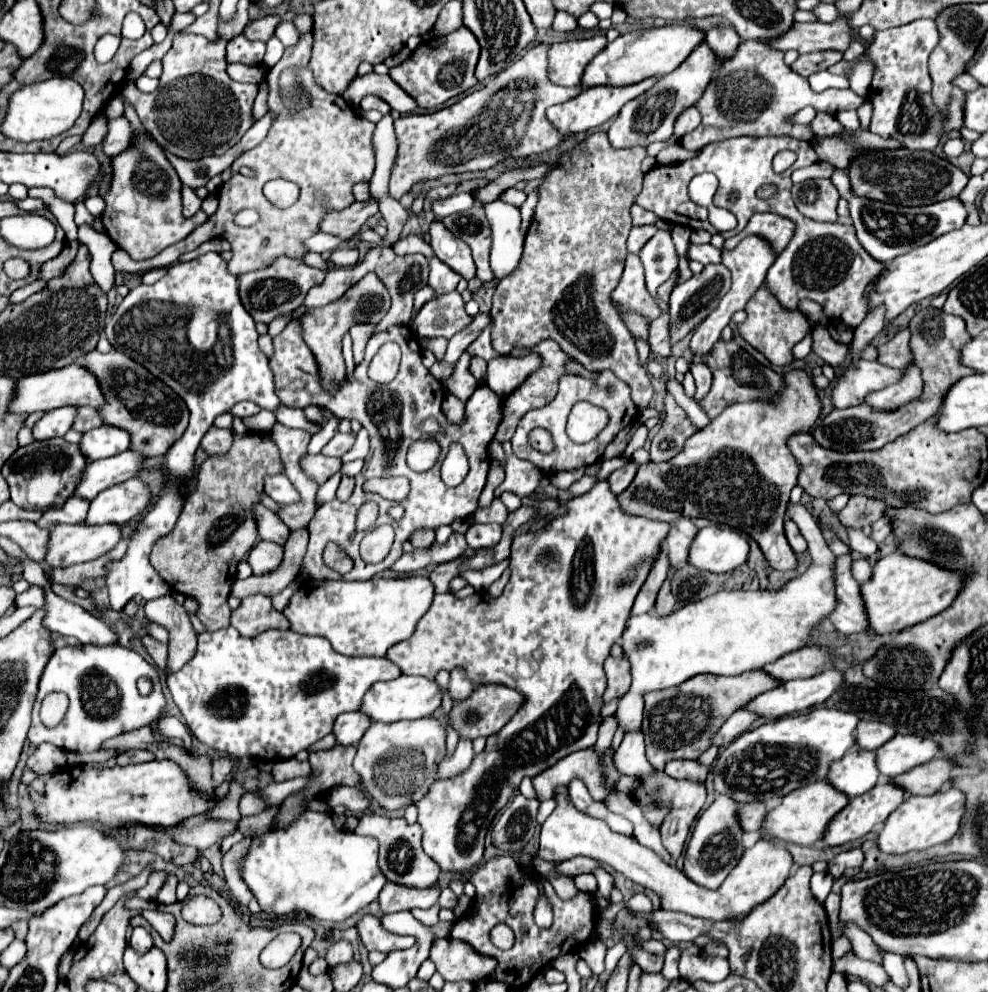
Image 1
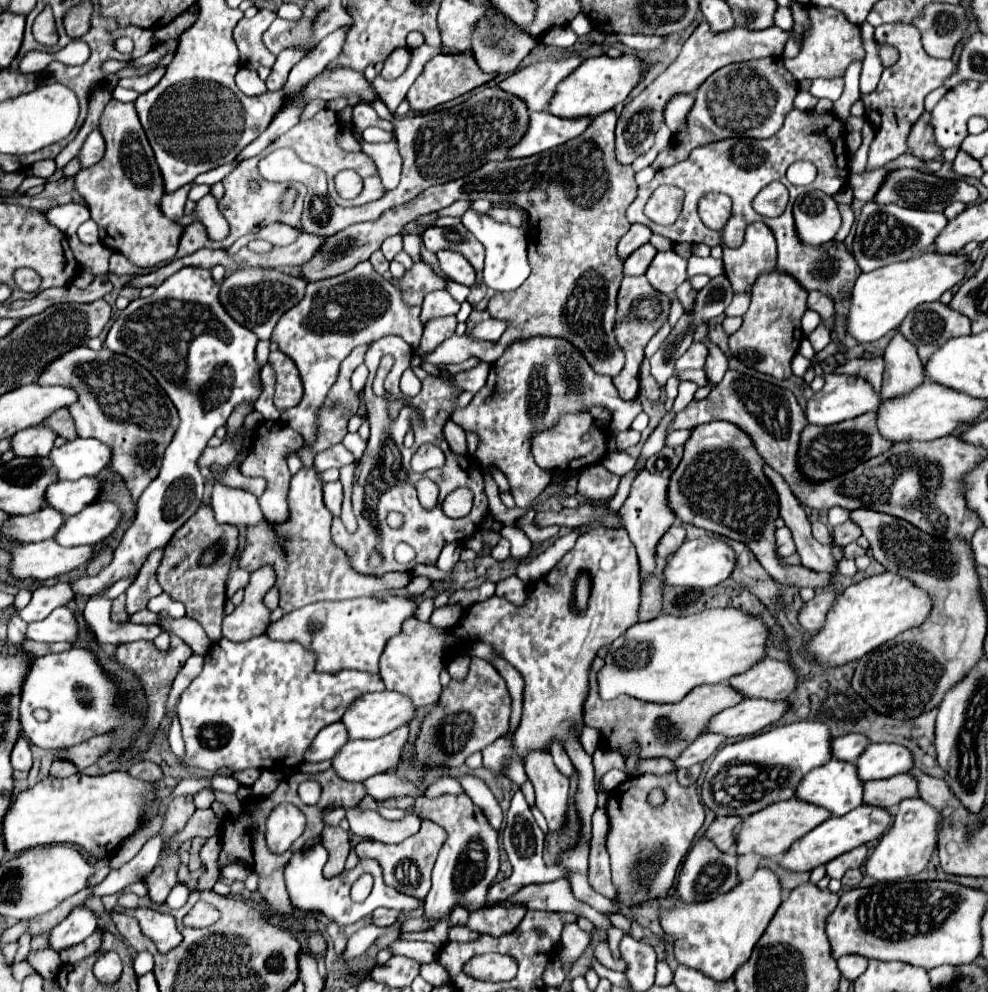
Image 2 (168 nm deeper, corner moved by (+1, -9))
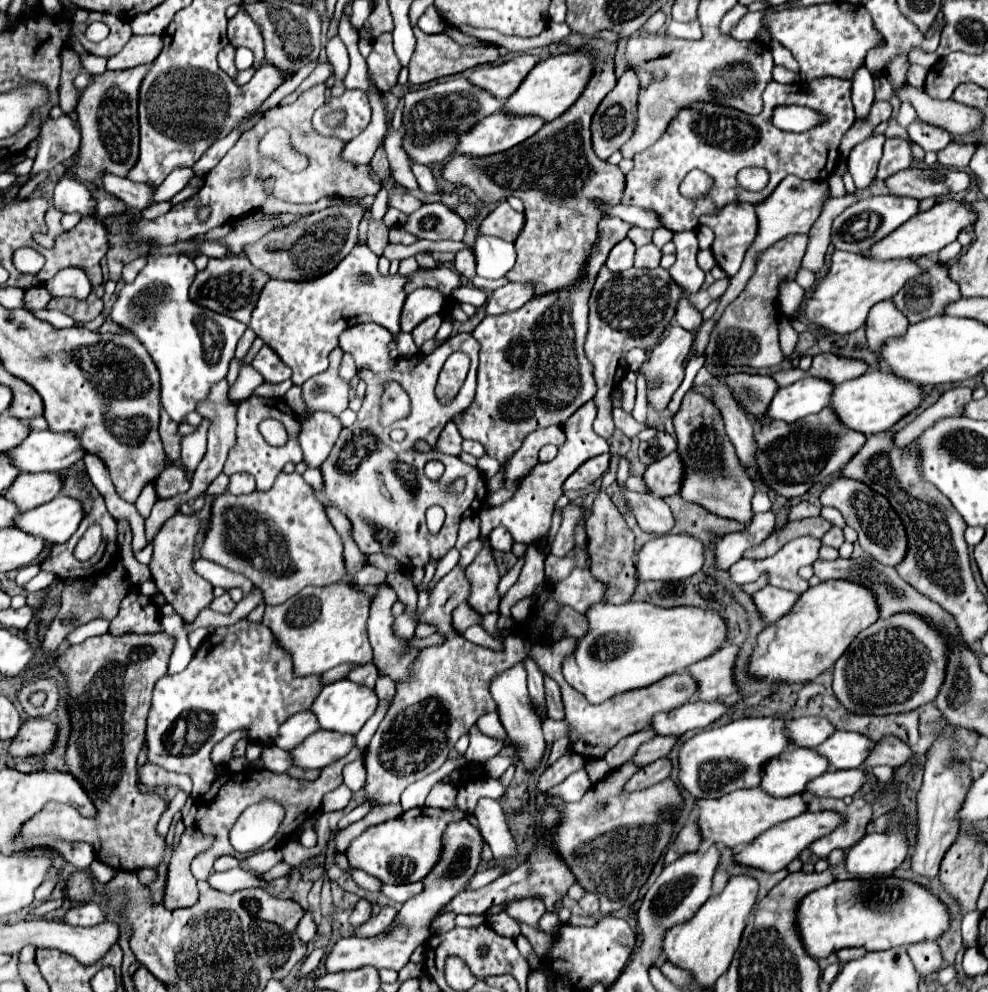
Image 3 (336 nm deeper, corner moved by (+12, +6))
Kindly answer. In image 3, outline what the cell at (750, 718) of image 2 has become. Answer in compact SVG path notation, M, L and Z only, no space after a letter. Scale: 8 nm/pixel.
M688 702L672 712L660 712L652 720L652 728L658 734L676 734L682 736L688 730L706 728L714 724L718 718L726 716L732 706L726 706L722 702Z

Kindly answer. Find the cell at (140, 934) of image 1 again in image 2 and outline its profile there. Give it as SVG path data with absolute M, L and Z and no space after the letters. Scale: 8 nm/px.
M137 953L133 965L135 965L137 975L149 973L149 971L153 971L153 955L151 953Z

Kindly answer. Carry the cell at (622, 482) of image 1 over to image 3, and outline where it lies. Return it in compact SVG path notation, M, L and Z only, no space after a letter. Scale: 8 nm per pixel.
M602 454L602 456L594 456L590 460L586 460L582 466L576 468L574 474L568 476L568 480L564 484L564 490L582 490L582 488L588 488L604 472L608 472L608 464L610 464L610 454Z

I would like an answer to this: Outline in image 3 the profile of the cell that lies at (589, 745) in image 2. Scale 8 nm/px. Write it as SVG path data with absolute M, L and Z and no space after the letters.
M546 720L546 724L542 724L542 728L544 728L544 740L548 742L548 744L552 744L552 742L556 742L556 740L560 740L560 738L568 738L568 726L566 726L568 722L564 722L564 720L560 720L560 722L554 722L554 720Z

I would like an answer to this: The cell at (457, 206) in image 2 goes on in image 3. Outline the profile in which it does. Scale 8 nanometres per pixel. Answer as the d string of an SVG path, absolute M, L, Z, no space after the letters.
M402 192L402 194L396 194L396 196L388 198L388 204L394 206L394 208L398 208L398 210L402 210L402 212L406 212L406 214L410 214L416 208L422 206L422 202L418 198L414 198L414 196L410 196L408 192Z

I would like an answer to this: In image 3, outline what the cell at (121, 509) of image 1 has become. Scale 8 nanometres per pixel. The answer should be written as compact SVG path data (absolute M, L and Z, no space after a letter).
M58 496L34 510L18 516L16 526L34 536L42 536L48 544L66 542L84 518L84 506L76 498Z

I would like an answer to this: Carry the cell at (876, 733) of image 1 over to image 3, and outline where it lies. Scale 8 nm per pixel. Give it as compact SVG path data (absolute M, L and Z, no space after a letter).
M798 718L790 720L788 726L790 736L794 736L796 746L806 746L806 748L818 748L828 736L834 734L834 724L830 724L826 718Z

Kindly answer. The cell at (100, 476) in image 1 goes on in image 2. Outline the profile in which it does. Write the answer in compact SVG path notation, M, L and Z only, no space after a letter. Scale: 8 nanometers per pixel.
M85 477L79 481L57 481L45 491L45 503L63 515L77 515L99 497L99 481Z

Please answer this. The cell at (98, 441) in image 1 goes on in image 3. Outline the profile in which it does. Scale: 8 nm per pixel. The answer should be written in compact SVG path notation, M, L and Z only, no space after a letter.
M30 432L30 436L14 450L12 462L20 472L60 472L82 460L86 454L74 432Z

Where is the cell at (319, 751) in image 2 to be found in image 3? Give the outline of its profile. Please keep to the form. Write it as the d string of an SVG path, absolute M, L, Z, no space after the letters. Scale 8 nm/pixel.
M298 712L298 716L292 716L290 720L286 720L286 724L282 724L282 732L278 732L278 740L274 744L290 752L316 730L320 730L320 724L314 712Z

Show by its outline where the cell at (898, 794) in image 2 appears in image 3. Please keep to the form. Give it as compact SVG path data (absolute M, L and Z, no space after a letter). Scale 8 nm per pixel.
M852 768L852 770L830 770L824 776L818 776L810 782L808 794L812 796L832 796L846 798L854 796L868 780L868 768Z

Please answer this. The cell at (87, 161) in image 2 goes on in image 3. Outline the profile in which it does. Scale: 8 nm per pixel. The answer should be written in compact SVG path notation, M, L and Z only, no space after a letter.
M60 116L58 120L48 118L40 128L40 148L30 176L42 170L52 170L68 160L78 150L80 140L82 134L76 120L68 120L68 116Z

